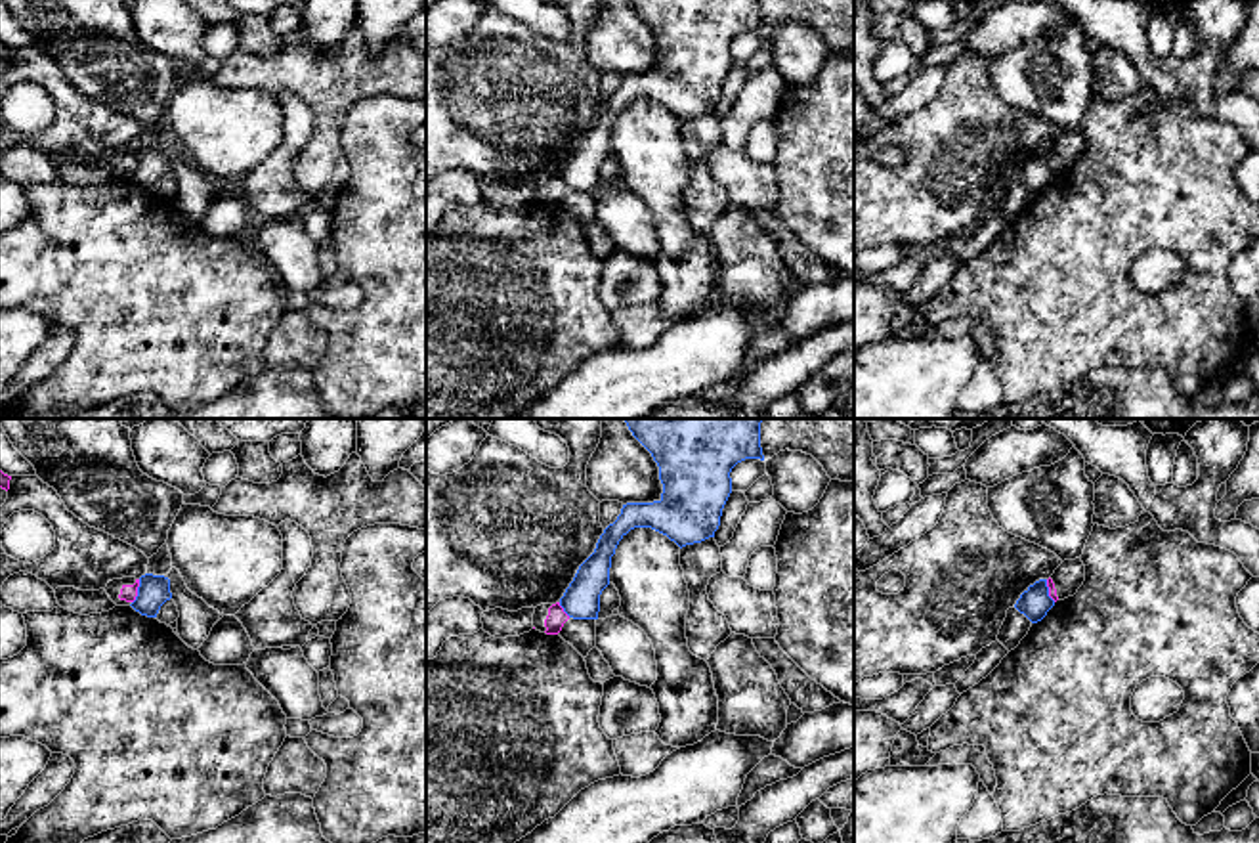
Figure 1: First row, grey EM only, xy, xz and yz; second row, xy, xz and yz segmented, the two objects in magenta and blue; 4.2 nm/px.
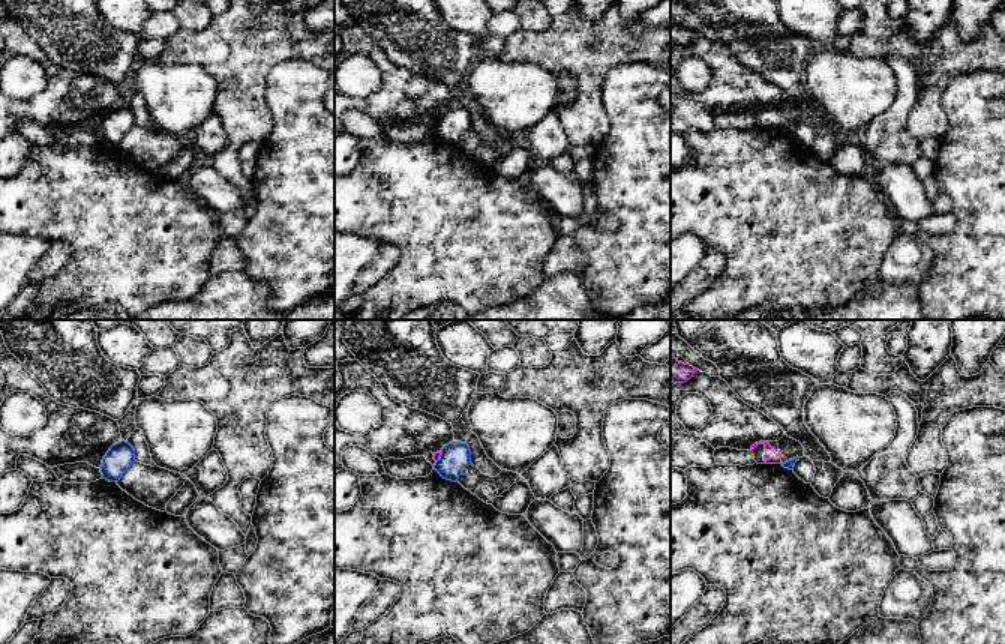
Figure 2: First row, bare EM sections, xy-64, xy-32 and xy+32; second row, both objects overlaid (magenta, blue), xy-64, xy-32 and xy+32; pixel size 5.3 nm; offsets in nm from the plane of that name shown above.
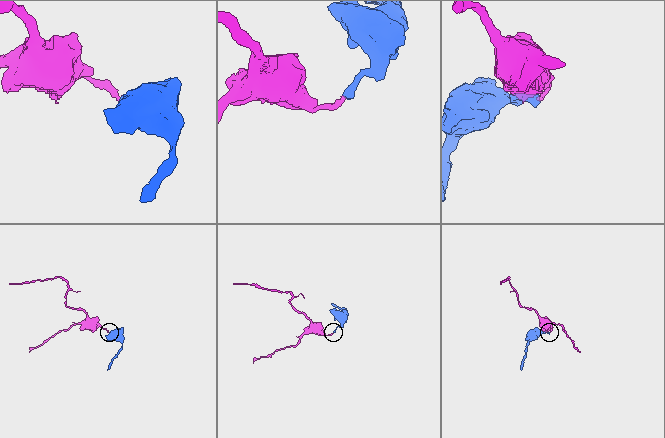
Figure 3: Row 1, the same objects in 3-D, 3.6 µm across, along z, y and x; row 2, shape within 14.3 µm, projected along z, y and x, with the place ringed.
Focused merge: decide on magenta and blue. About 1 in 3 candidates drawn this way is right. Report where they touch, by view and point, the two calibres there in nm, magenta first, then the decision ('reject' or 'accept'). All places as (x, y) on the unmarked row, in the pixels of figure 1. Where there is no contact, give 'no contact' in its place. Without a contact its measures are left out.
xy (136, 163) | 70/140 nm | reject

